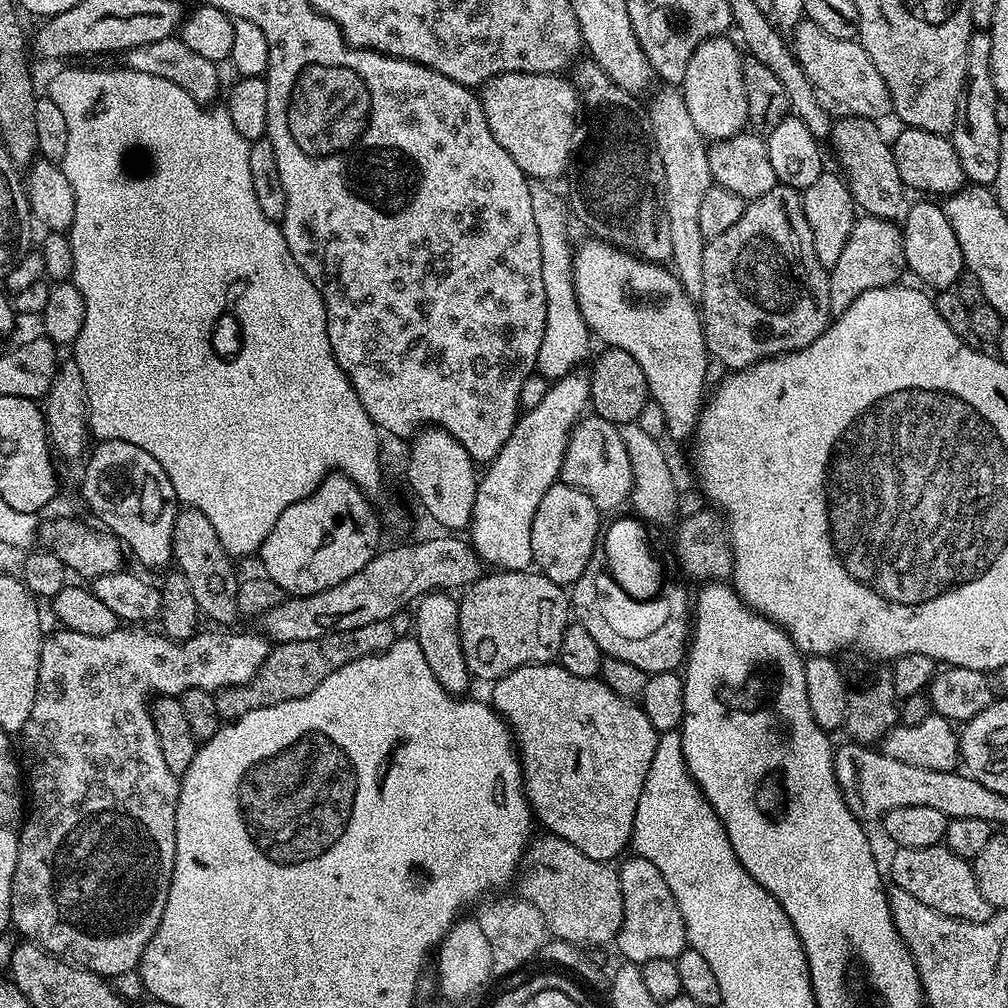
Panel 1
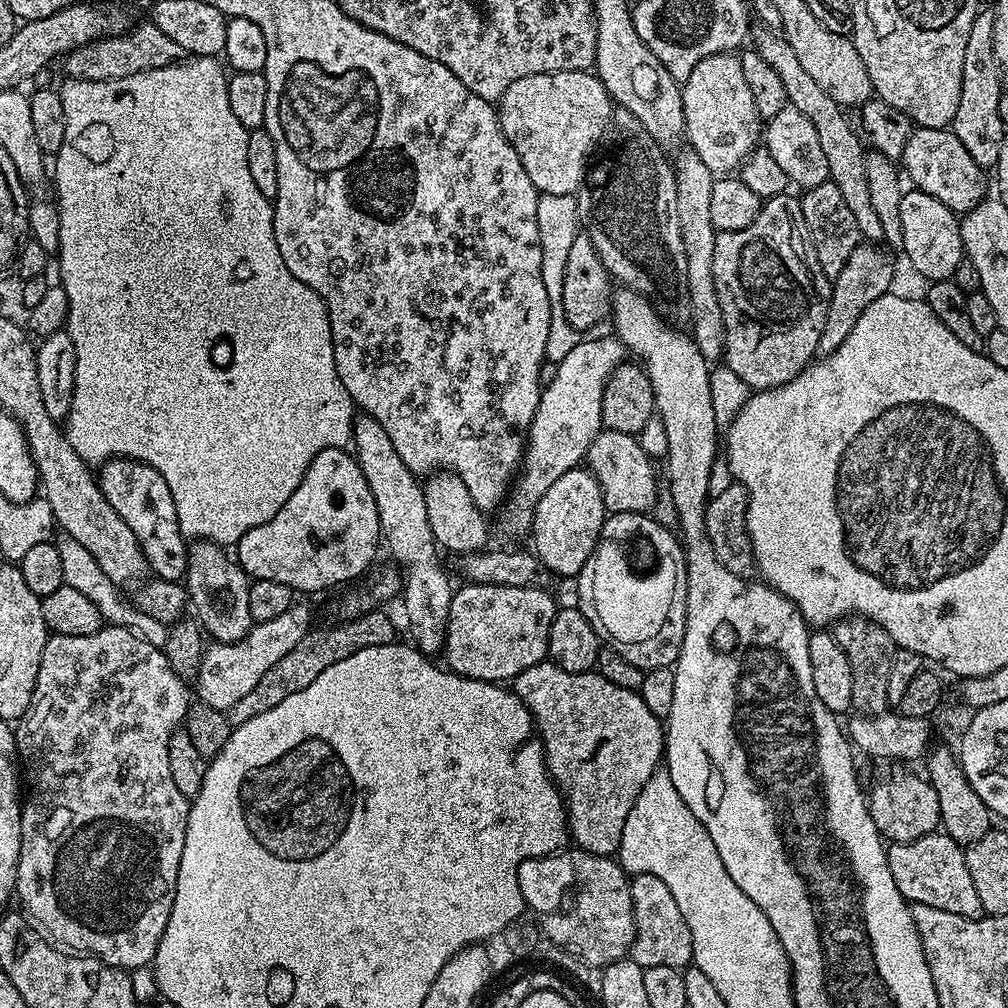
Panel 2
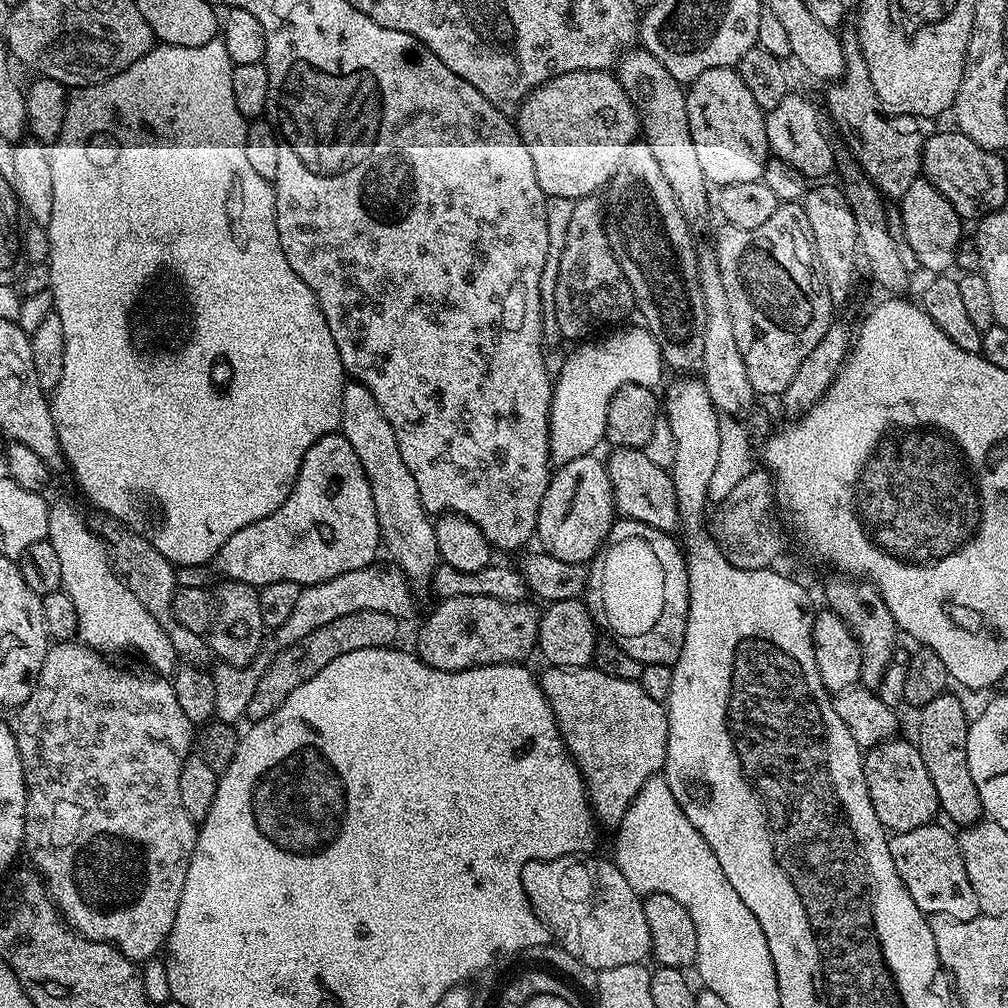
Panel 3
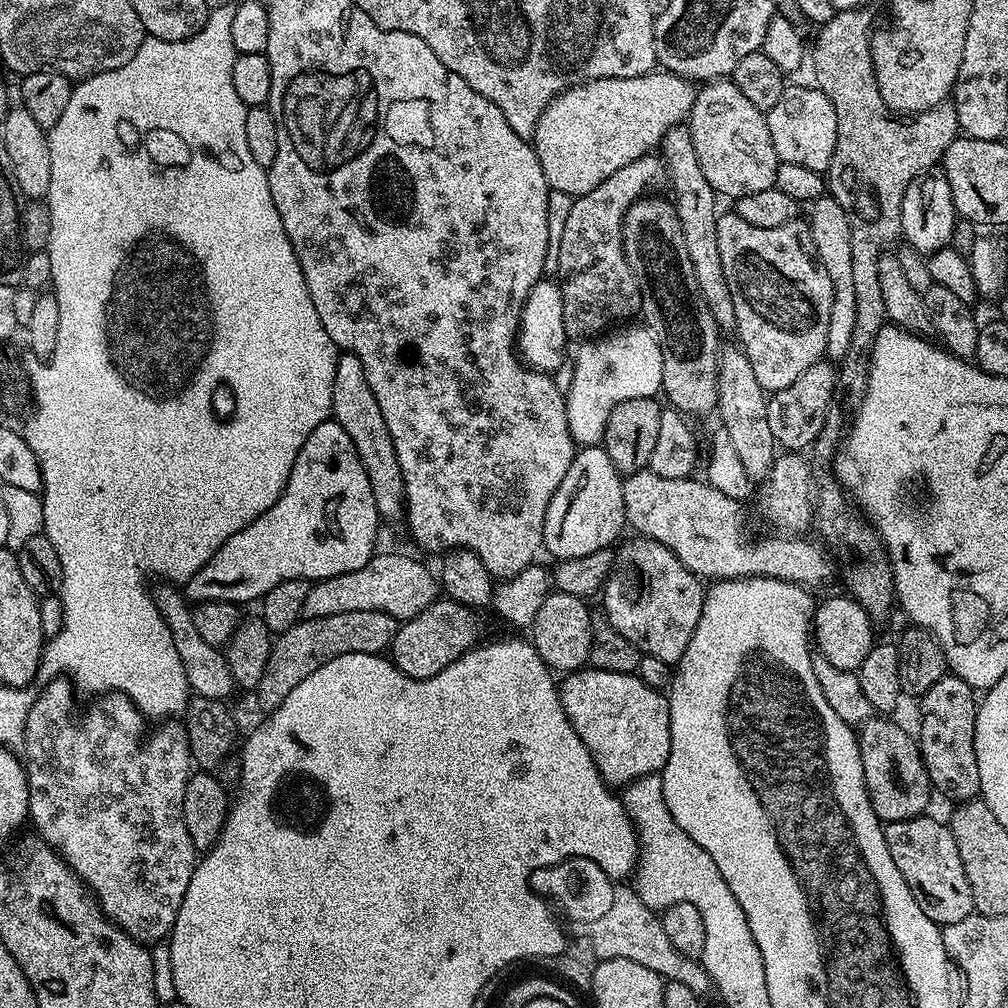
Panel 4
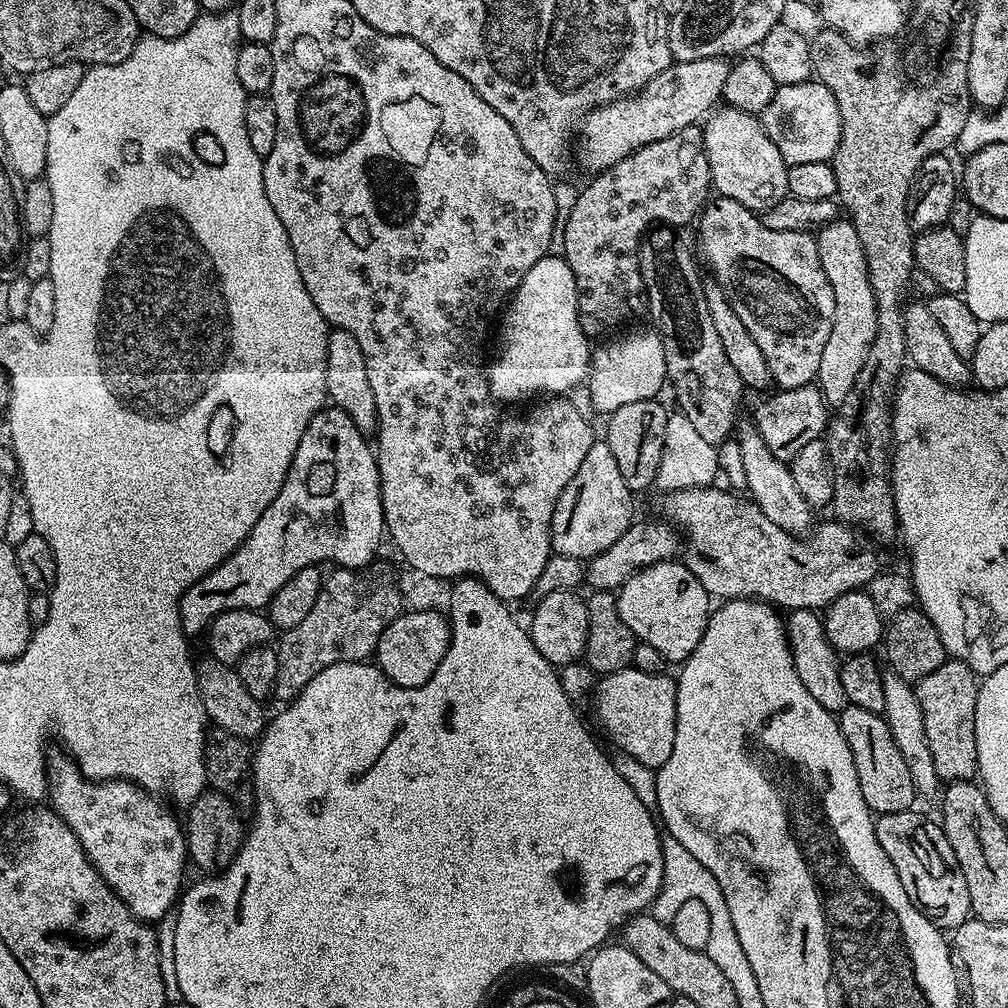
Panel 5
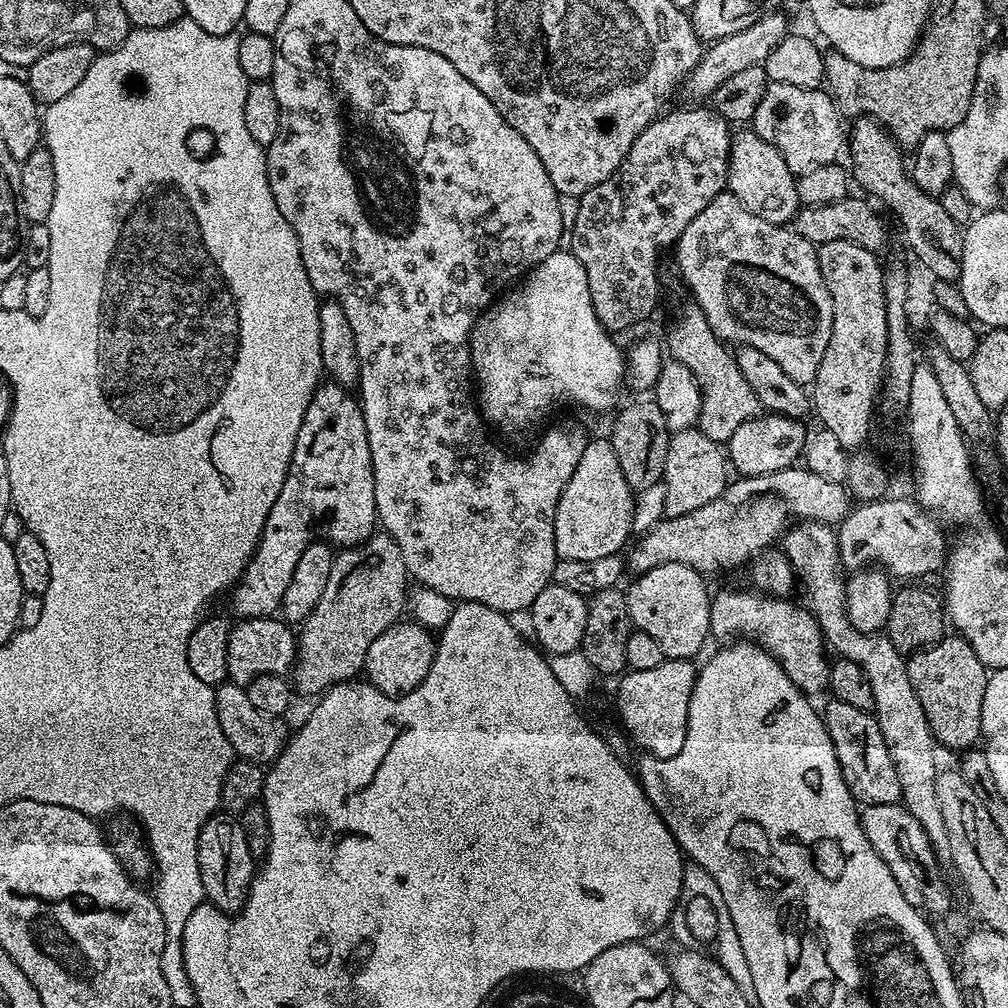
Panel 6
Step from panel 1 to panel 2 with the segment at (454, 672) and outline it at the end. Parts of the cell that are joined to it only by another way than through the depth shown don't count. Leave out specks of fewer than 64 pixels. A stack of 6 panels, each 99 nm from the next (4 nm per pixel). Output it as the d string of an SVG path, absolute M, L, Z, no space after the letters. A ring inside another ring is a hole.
M360 414L353 419L352 444L356 460L378 506L383 543L386 548L388 544L393 558L397 560L393 561L403 569L402 601L404 616L408 619L408 632L412 635L411 643L425 656L435 657L435 652L437 655L444 651L444 632L448 628L454 584L448 581L440 565L441 553L430 530L430 517L426 514L424 485L406 466L406 462L398 458L394 442L390 442L386 430L382 430L382 425L372 416Z

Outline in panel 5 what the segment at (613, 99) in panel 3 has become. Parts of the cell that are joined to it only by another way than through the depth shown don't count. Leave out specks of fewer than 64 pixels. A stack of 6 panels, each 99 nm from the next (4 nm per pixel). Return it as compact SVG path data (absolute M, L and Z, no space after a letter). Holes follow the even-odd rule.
M719 56L702 58L698 62L673 62L666 70L662 70L662 74L650 78L648 85L640 91L633 92L623 100L615 100L592 109L578 129L579 167L581 164L582 167L589 168L589 173L592 174L603 172L604 169L622 162L622 158L634 154L634 150L650 146L650 142L670 138L670 134L699 125L721 103L722 86L726 86L729 67L729 61Z

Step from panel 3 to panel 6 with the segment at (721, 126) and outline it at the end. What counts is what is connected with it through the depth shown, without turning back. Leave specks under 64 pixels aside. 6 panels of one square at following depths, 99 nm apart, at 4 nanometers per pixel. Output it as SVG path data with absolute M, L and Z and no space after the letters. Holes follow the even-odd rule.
M751 130L739 132L733 135L728 151L727 191L732 192L750 214L758 214L758 218L766 218L766 222L771 224L787 225L802 206L796 189L796 176L790 166L786 166L786 158L782 158L770 142Z

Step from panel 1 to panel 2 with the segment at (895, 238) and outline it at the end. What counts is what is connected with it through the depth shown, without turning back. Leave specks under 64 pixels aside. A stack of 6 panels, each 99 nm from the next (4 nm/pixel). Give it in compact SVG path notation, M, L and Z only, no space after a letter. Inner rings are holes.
M861 242L850 254L850 262L846 262L846 267L842 274L838 274L836 280L831 281L832 297L828 303L828 313L826 314L826 326L822 326L822 338L818 338L817 353L821 357L826 357L846 338L850 338L850 330L858 323L858 318L862 318L862 310L870 306L878 298L889 295L892 279L896 276L896 268L892 265L892 260L887 256L889 253L876 242Z

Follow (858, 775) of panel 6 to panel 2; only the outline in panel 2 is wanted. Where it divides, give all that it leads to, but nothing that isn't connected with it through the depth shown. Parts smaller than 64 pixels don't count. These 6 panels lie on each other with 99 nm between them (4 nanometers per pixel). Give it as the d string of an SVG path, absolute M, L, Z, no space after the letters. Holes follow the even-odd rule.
M888 766L867 793L870 818L878 826L885 841L893 844L926 838L940 828L940 803L934 786L923 775L911 772L908 766Z

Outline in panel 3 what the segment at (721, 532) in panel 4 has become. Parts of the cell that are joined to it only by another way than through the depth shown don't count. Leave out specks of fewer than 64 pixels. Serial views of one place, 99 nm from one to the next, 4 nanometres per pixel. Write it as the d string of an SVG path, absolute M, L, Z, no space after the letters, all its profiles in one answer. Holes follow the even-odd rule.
M612 448L606 456L616 511L625 520L637 520L651 528L671 533L677 527L680 515L674 498L674 482L669 469L654 466L639 448Z

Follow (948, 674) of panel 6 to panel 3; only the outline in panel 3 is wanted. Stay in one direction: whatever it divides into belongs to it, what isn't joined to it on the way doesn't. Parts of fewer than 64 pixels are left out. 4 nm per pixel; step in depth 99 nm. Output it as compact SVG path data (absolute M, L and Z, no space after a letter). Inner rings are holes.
M945 694L934 698L934 702L926 702L926 706L919 709L920 729L914 735L915 743L922 754L922 762L926 762L926 770L930 774L930 782L934 782L934 790L938 794L940 812L948 815L959 826L977 824L985 815L982 798L978 798L978 786L974 786L974 778L970 778L968 759L966 758L967 732L970 716L964 713L964 704L953 694Z

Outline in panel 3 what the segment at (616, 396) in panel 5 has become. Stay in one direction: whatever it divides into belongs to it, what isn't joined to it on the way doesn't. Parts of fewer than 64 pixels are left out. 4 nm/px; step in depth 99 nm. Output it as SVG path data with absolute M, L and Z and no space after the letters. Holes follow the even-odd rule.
M620 326L599 338L577 343L573 347L576 349L567 353L562 374L552 385L548 440L555 465L591 455L595 447L603 443L606 410L610 410L610 398L614 398L619 388L627 384L653 390L661 387L660 379L666 373L666 365L659 342L643 326L628 327Z

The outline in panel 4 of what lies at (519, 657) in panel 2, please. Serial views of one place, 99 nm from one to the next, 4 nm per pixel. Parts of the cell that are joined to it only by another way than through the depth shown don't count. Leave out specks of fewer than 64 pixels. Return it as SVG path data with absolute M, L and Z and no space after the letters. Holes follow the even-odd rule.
M437 598L433 604L426 606L426 610L422 610L422 614L403 621L397 627L392 639L390 649L392 663L398 666L398 670L402 670L402 674L415 680L425 680L434 678L434 674L446 670L446 666L462 658L462 654L476 647L481 639L480 624L467 606L469 606L467 603L456 598L454 600Z

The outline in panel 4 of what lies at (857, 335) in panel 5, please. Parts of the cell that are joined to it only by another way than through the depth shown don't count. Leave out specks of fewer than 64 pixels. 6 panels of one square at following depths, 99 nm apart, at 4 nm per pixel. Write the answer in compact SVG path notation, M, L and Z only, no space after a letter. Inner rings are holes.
M822 195L811 201L812 208L806 212L806 223L812 235L812 245L820 268L826 270L826 278L830 278L832 301L830 302L830 326L826 329L826 356L829 361L838 362L846 354L850 346L850 334L854 334L854 277L850 274L850 222L846 218L846 210L838 206L833 196Z

